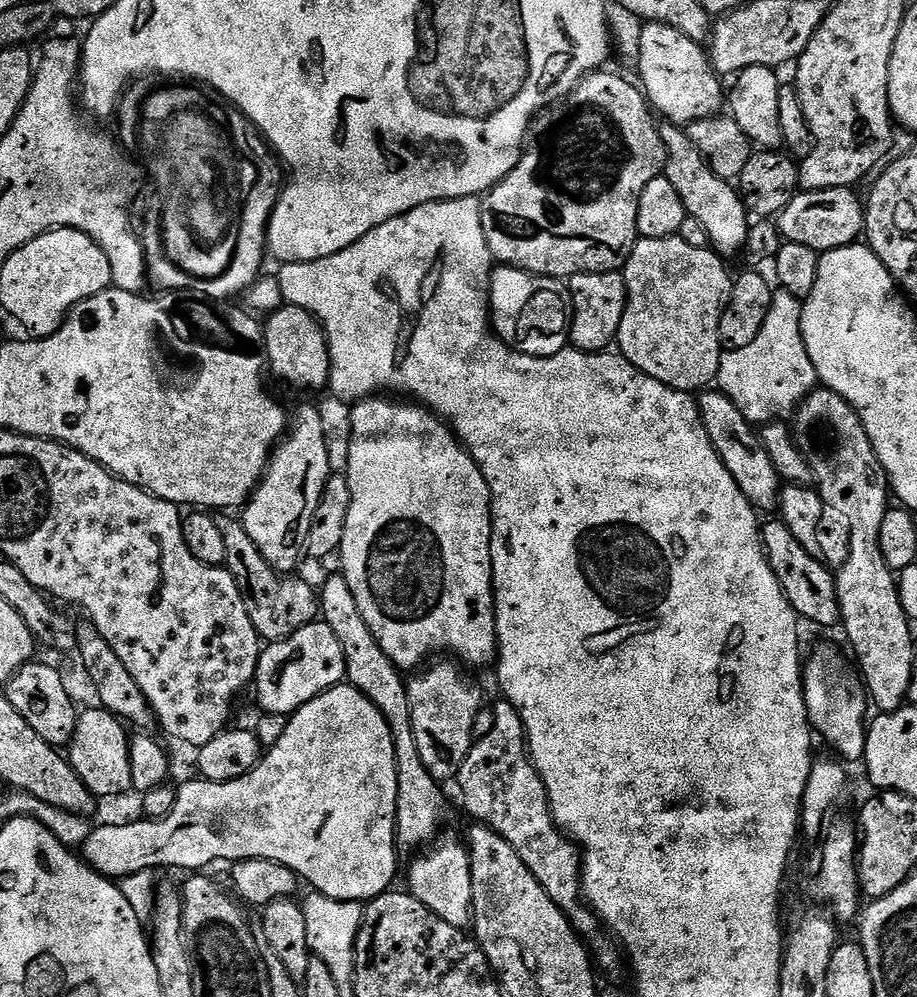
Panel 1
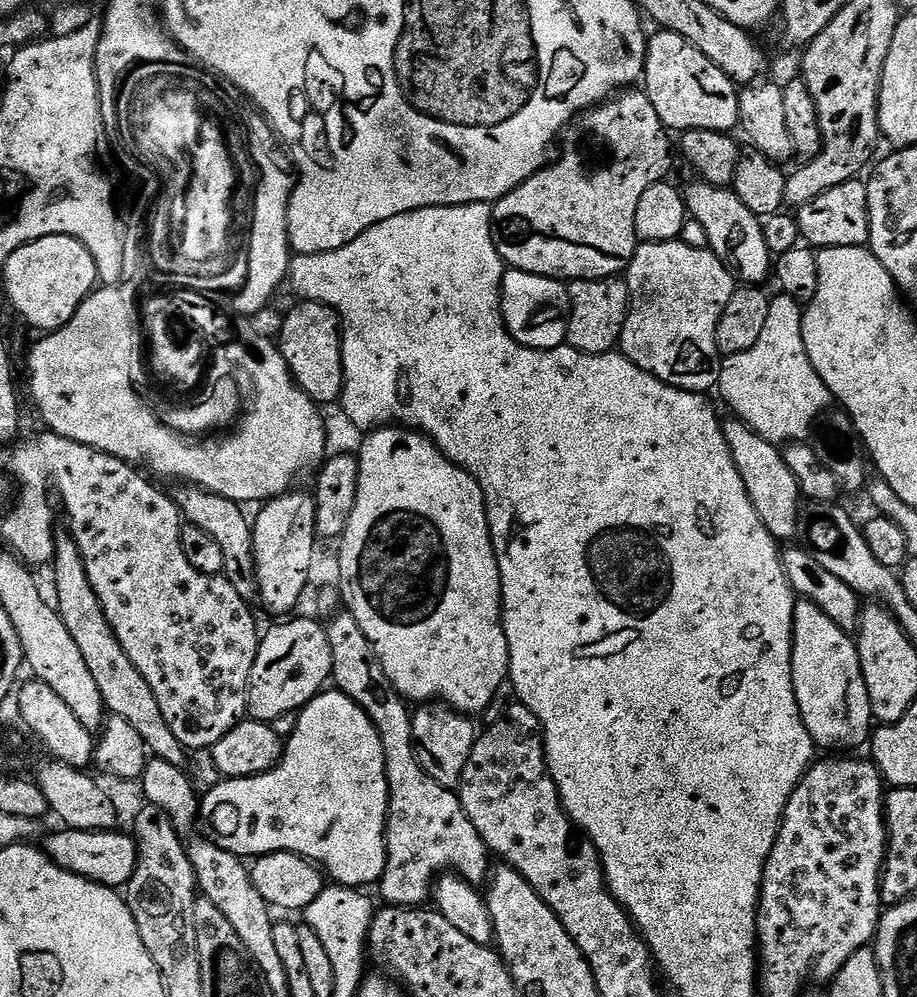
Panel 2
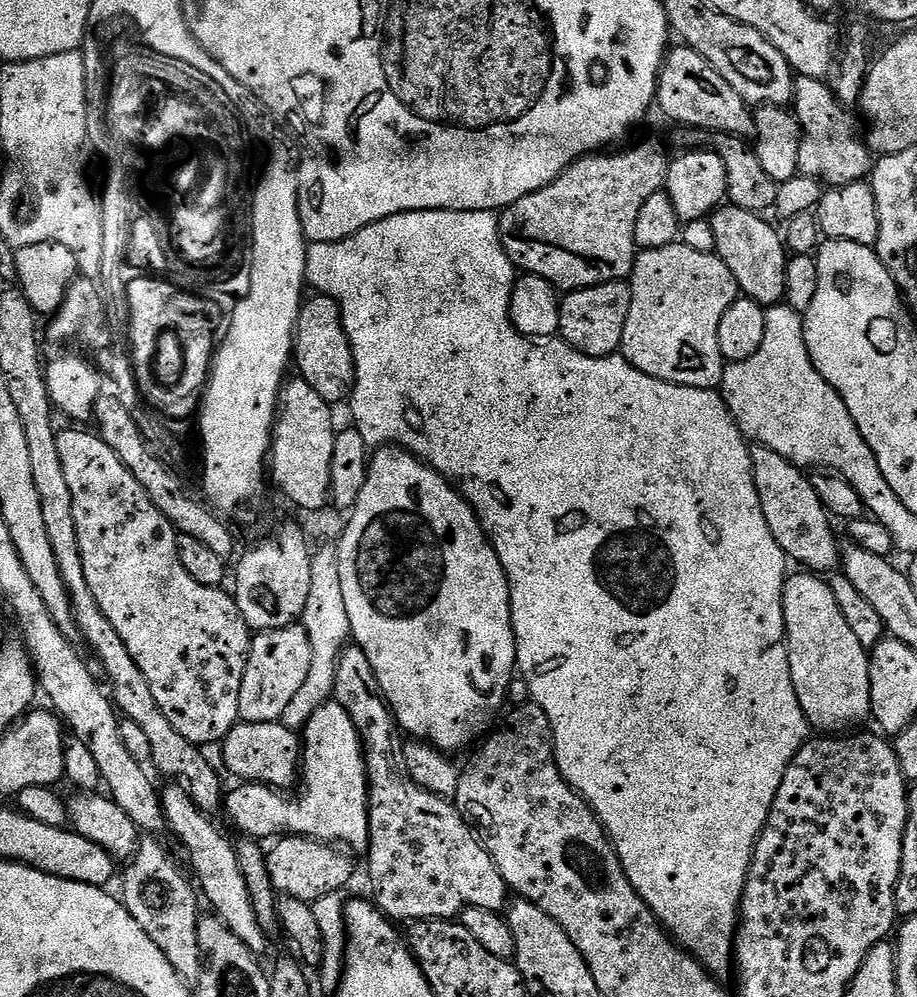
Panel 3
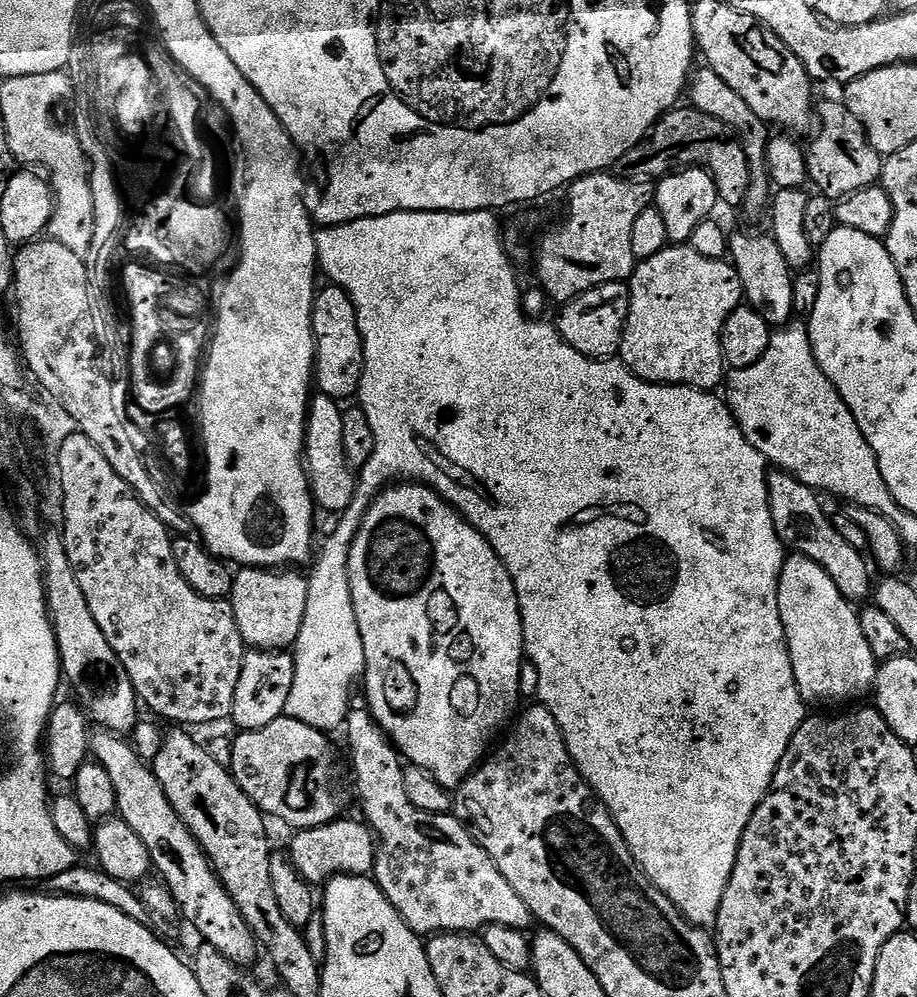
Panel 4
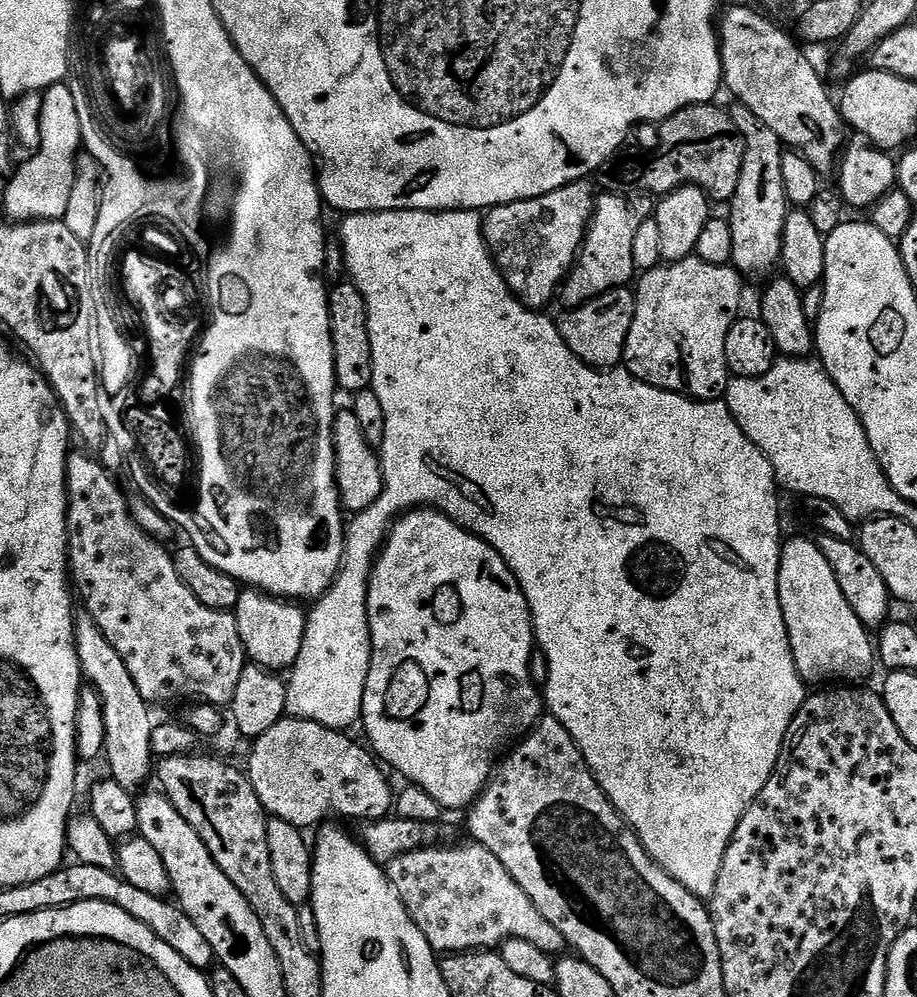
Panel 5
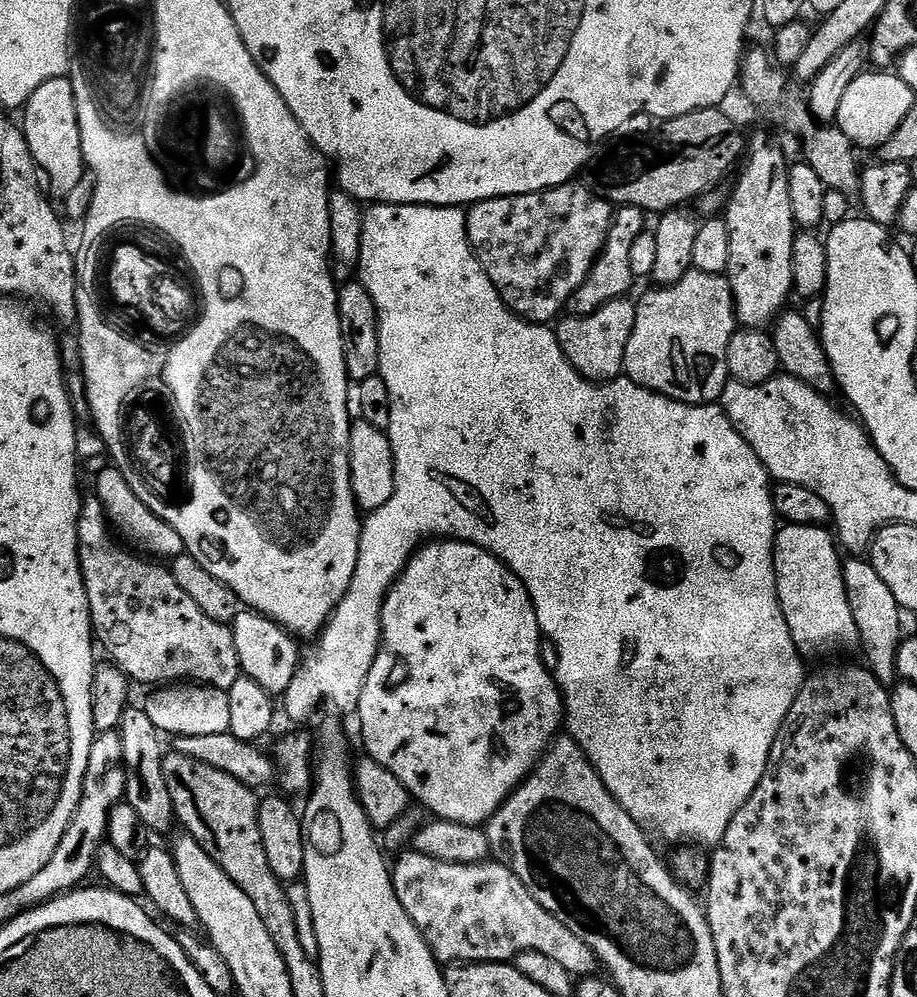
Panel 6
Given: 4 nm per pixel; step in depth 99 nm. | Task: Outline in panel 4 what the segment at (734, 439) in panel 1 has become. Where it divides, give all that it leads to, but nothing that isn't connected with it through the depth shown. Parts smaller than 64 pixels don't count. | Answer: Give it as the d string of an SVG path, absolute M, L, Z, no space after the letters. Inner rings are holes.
M776 470L768 477L768 497L776 537L785 549L792 548L788 550L818 562L818 566L822 566L822 570L830 574L834 586L838 586L838 590L848 600L859 602L873 595L873 569L865 553L859 548L850 546L850 542L842 538L842 534L836 529L833 517L831 515L828 517L824 513L824 508L820 505L821 497L815 488L806 486L788 472ZM864 556L866 561L864 561Z

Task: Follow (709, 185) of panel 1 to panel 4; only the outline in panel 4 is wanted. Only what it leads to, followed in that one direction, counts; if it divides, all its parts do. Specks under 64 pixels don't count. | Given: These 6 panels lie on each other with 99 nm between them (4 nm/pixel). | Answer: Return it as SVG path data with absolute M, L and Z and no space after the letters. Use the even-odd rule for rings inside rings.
M740 232L730 240L730 263L736 269L744 287L744 300L770 326L783 326L793 319L794 306L794 269L782 258L778 242L771 235L759 236L756 232Z

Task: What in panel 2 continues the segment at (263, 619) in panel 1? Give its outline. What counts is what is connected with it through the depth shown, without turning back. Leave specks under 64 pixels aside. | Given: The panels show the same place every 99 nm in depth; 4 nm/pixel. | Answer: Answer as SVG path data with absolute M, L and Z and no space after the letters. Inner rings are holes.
M180 486L174 492L174 499L180 508L181 517L187 523L198 526L198 530L206 530L214 542L222 549L224 559L223 575L242 594L242 598L249 602L257 599L256 591L256 559L254 558L254 542L252 541L252 524L245 509L230 498L222 498L222 494L214 494L205 488L195 486Z

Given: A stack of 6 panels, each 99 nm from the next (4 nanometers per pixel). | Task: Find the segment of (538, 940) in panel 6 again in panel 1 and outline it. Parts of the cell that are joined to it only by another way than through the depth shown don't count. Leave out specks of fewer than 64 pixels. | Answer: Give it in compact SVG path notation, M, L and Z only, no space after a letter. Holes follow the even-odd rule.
M335 574L319 589L320 616L324 623L334 630L338 642L342 642L342 650L346 654L346 680L353 688L357 688L386 718L394 738L396 765L398 766L398 806L396 807L396 847L401 853L412 852L431 845L437 839L440 827L444 824L444 815L448 812L448 800L444 797L441 781L435 780L422 766L422 758L418 754L418 742L414 742L414 726L410 714L410 698L408 686L401 669L396 667L378 646L378 638L366 626L366 618L362 618L362 610L358 610L358 602L354 602L354 594L350 594L350 582L342 574Z

